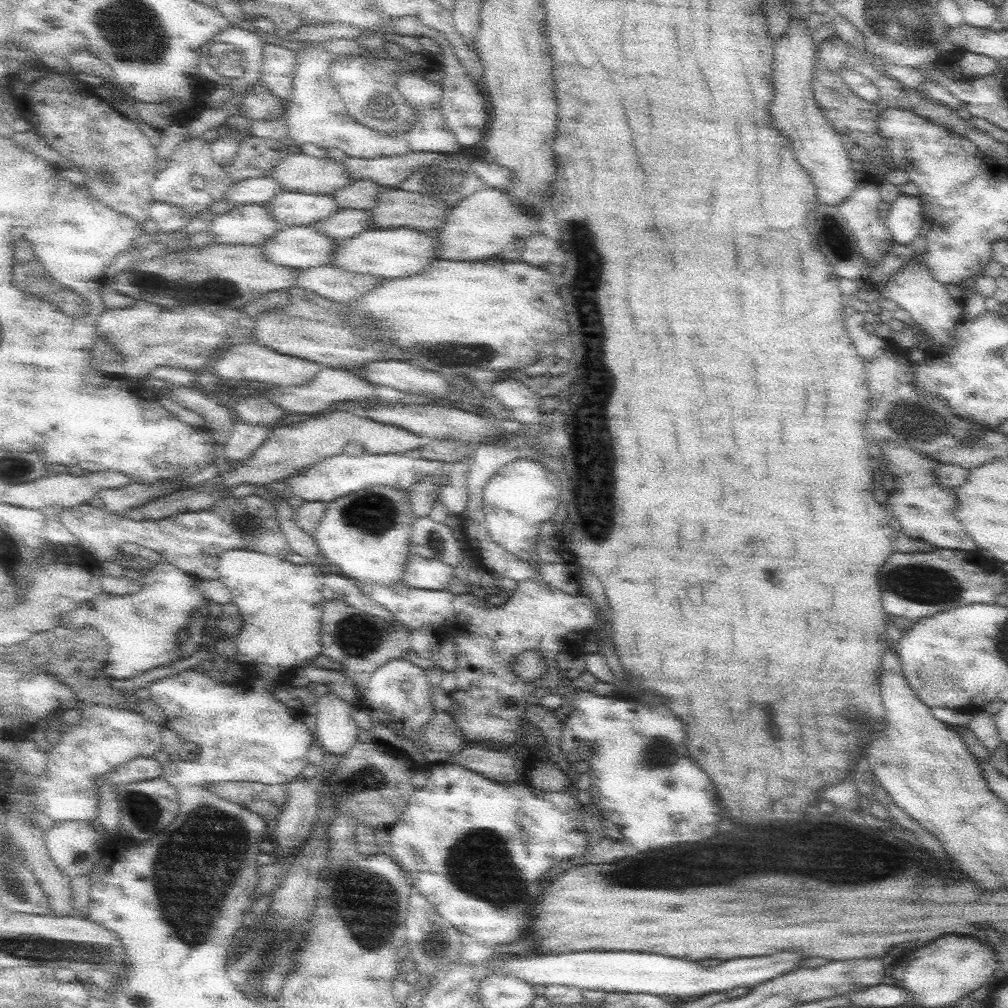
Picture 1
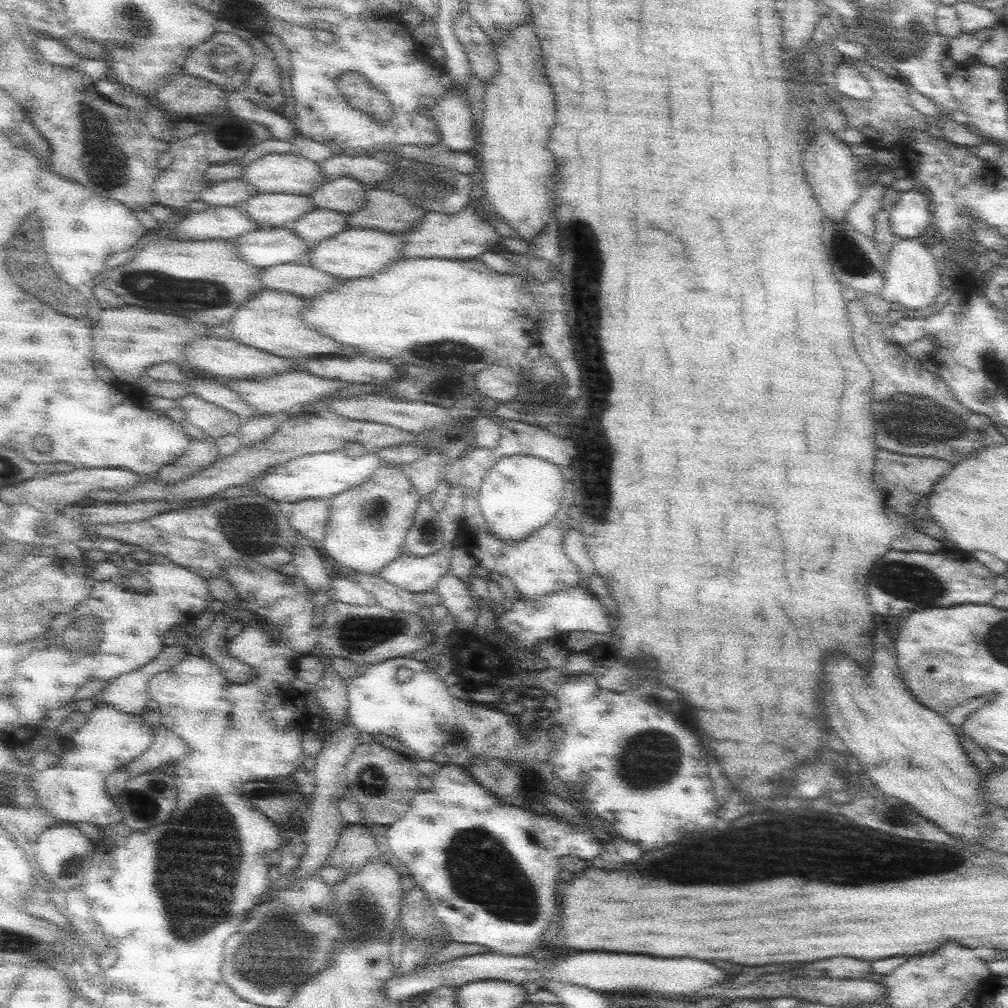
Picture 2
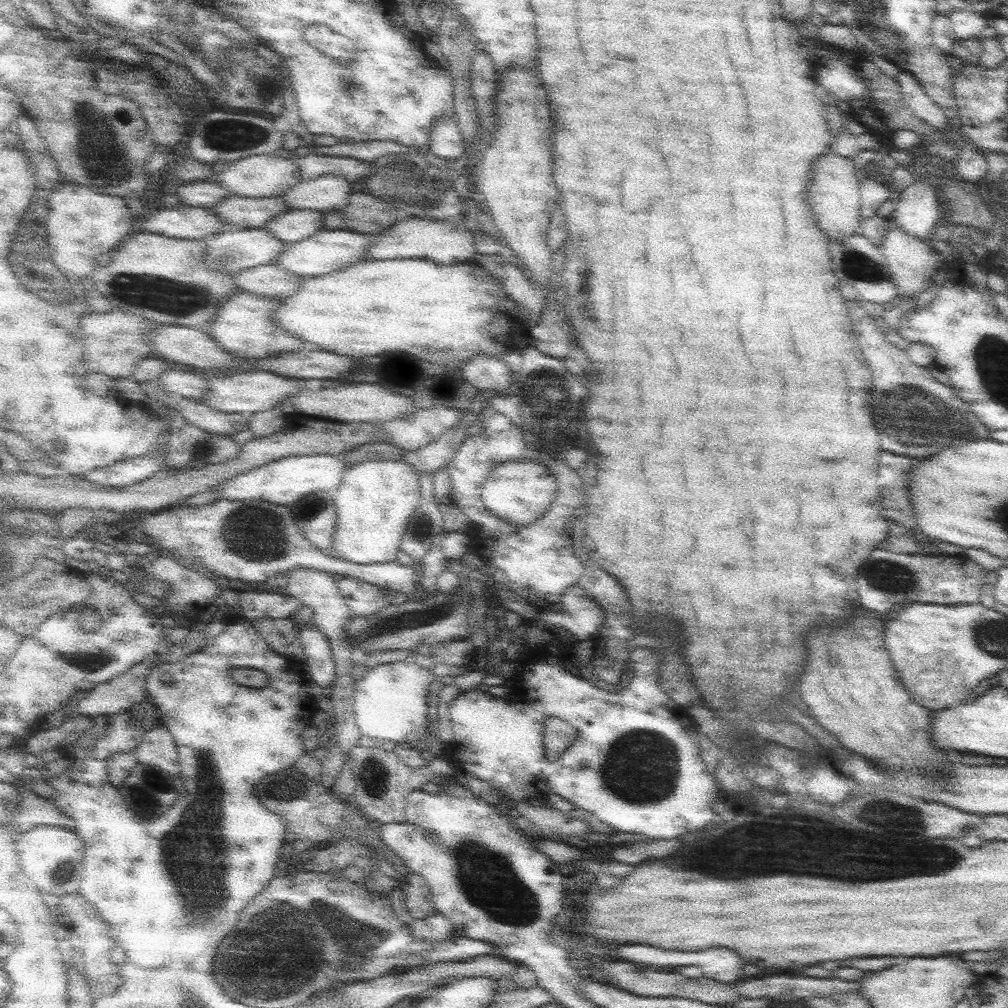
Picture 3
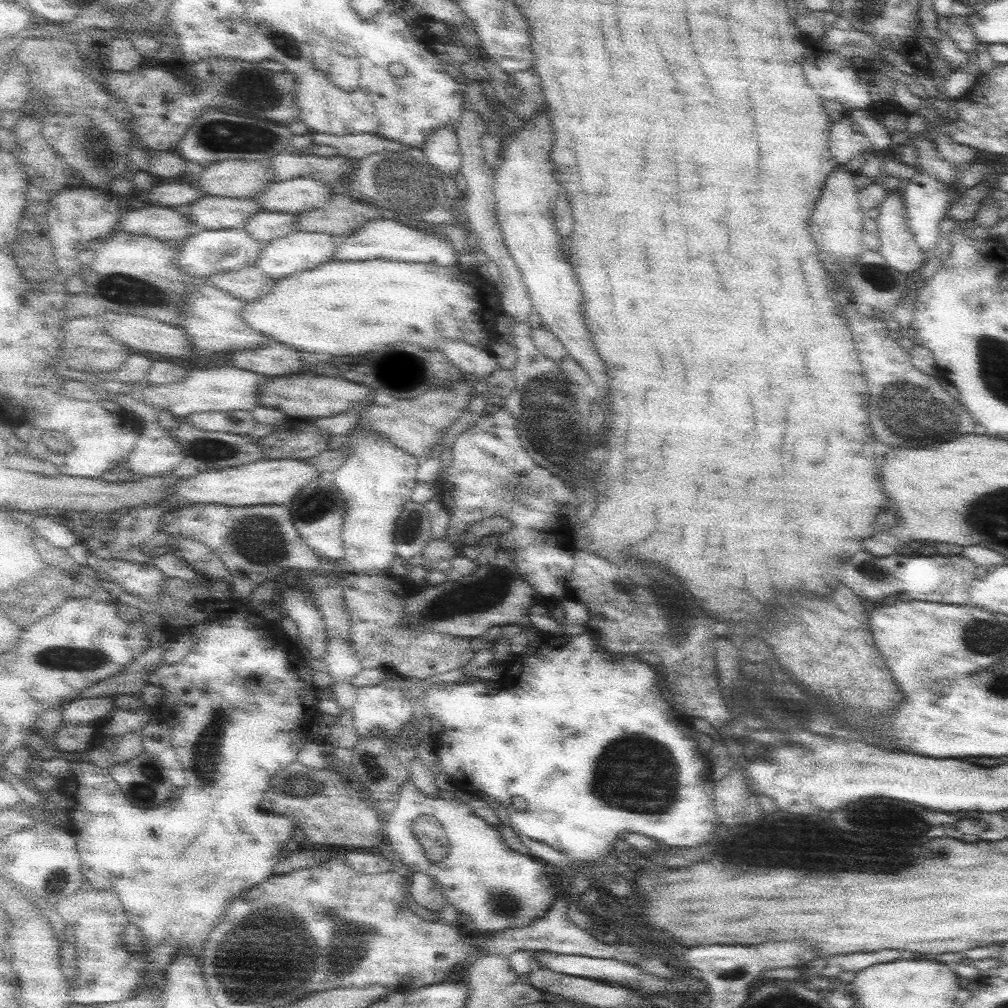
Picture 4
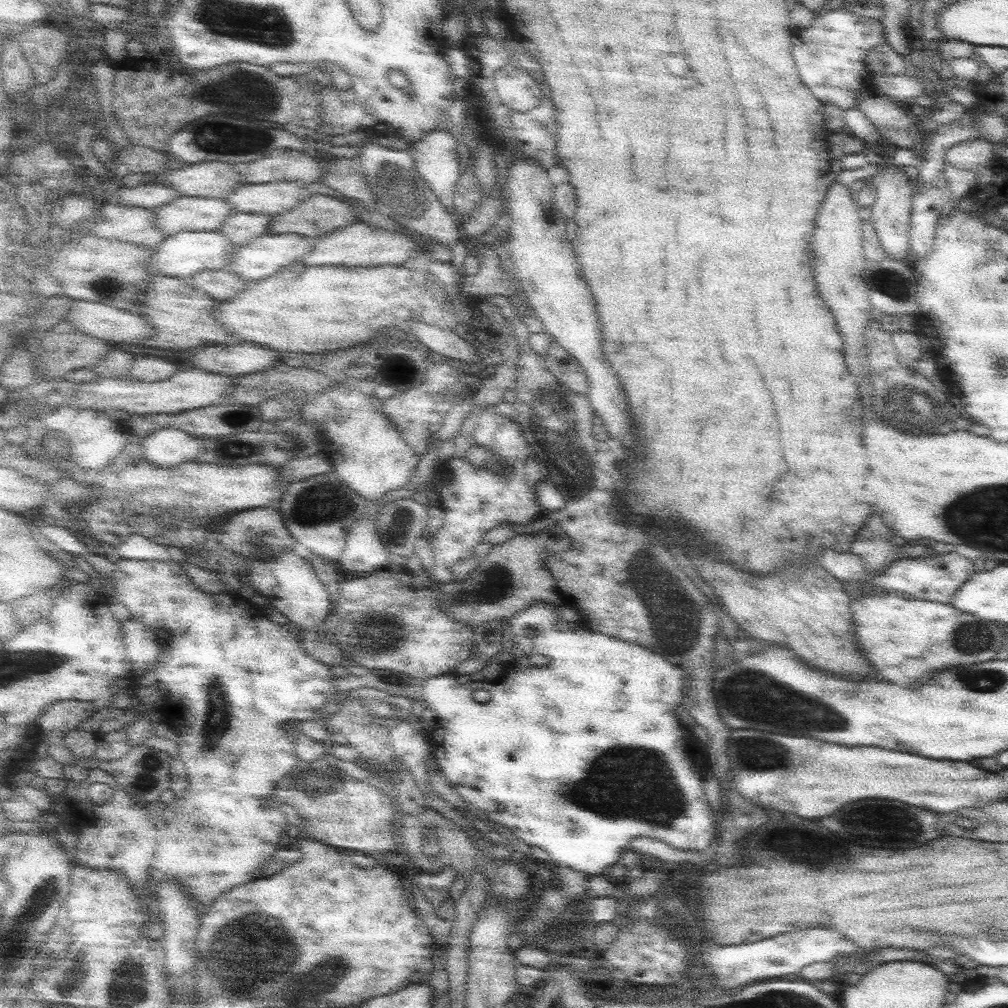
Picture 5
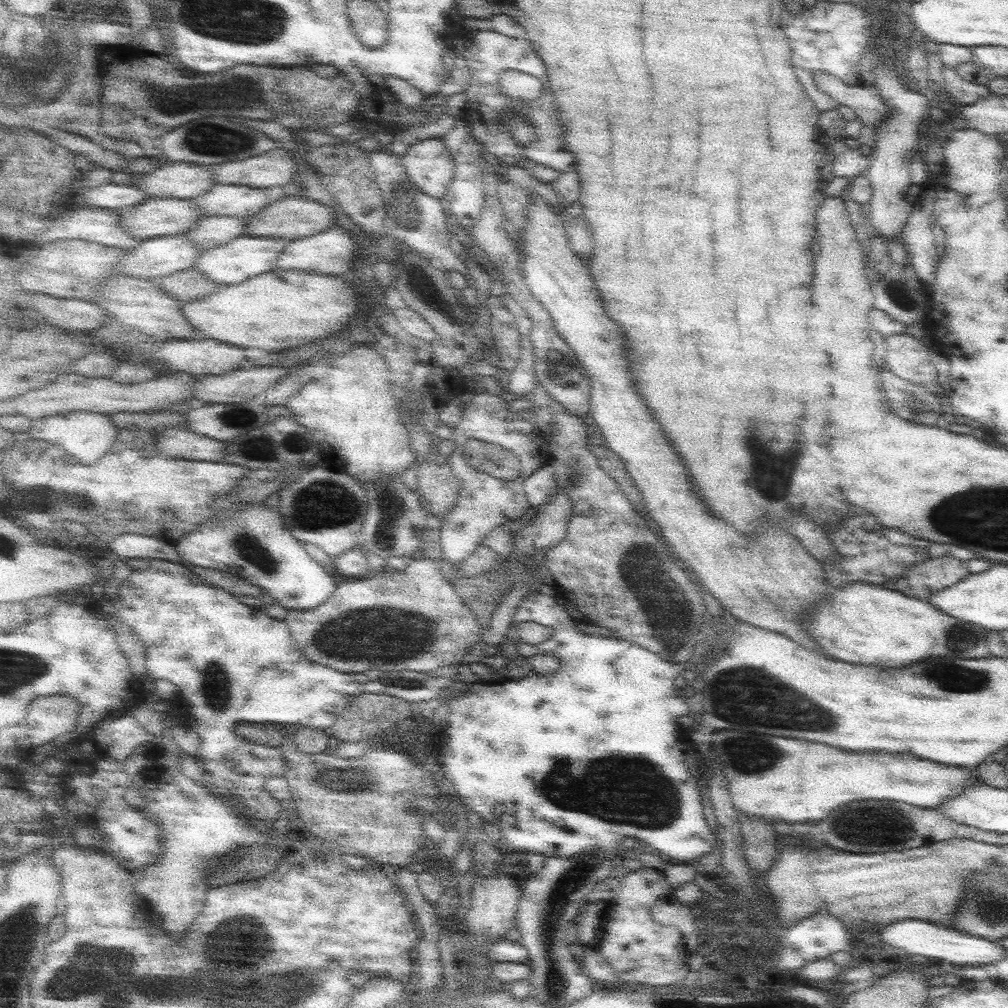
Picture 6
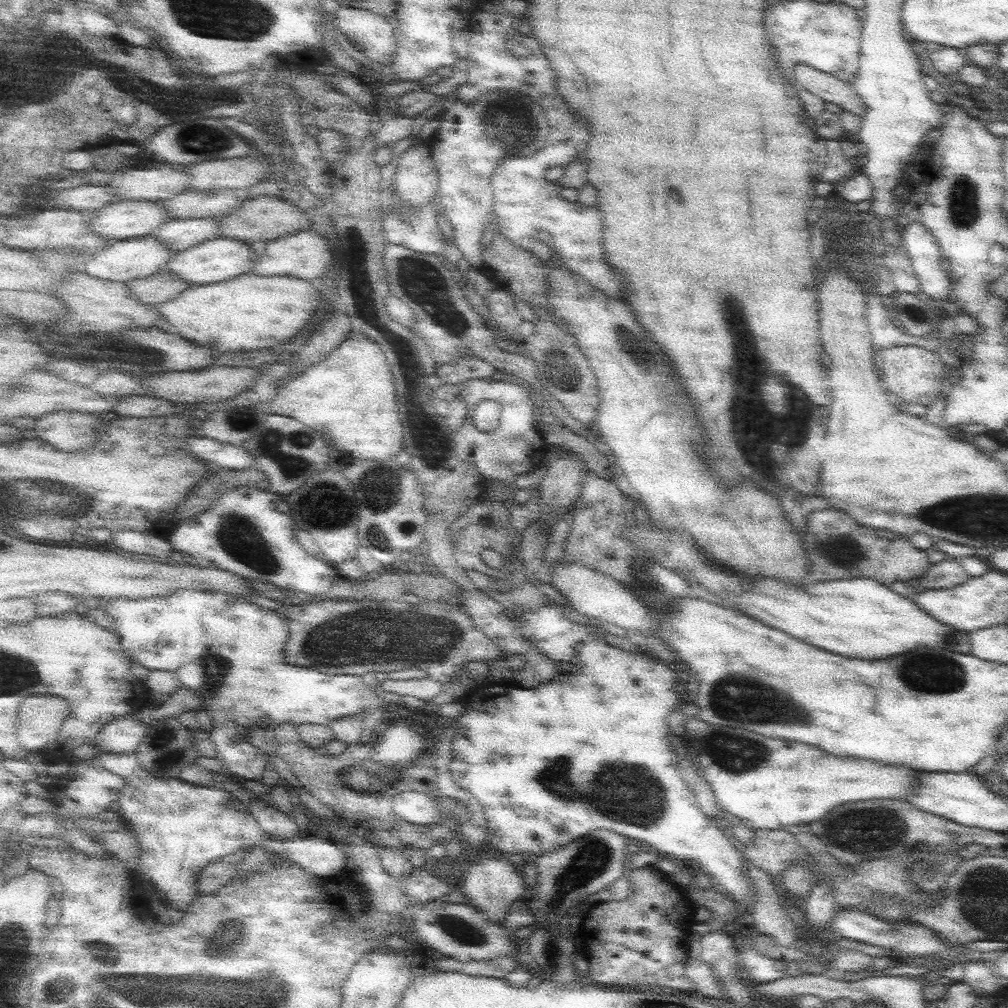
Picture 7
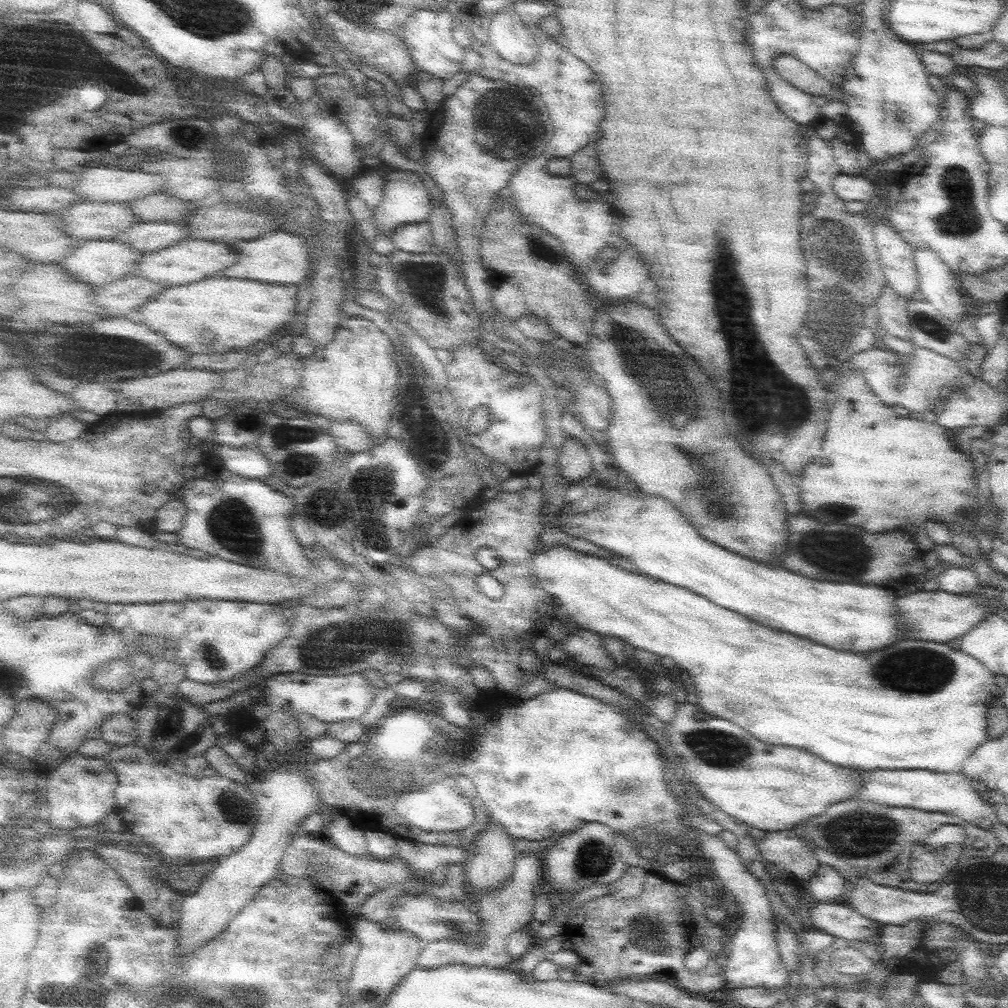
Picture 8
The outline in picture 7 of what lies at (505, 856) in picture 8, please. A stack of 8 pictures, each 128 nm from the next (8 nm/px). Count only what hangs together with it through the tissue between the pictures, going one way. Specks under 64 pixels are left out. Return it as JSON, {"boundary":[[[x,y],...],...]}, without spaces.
{"boundary":[[[489,858],[470,865],[466,880],[460,887],[470,900],[470,904],[474,905],[488,921],[502,924],[510,906],[525,892],[526,880],[510,860]]]}

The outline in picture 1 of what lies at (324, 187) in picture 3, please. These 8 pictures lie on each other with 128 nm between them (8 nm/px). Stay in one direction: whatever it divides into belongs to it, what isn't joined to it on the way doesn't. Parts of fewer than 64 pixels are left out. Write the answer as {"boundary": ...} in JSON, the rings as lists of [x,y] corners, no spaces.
{"boundary":[[[365,179],[350,182],[346,187],[332,196],[342,209],[371,210],[377,205],[380,192],[384,189],[378,186],[376,182]]]}

